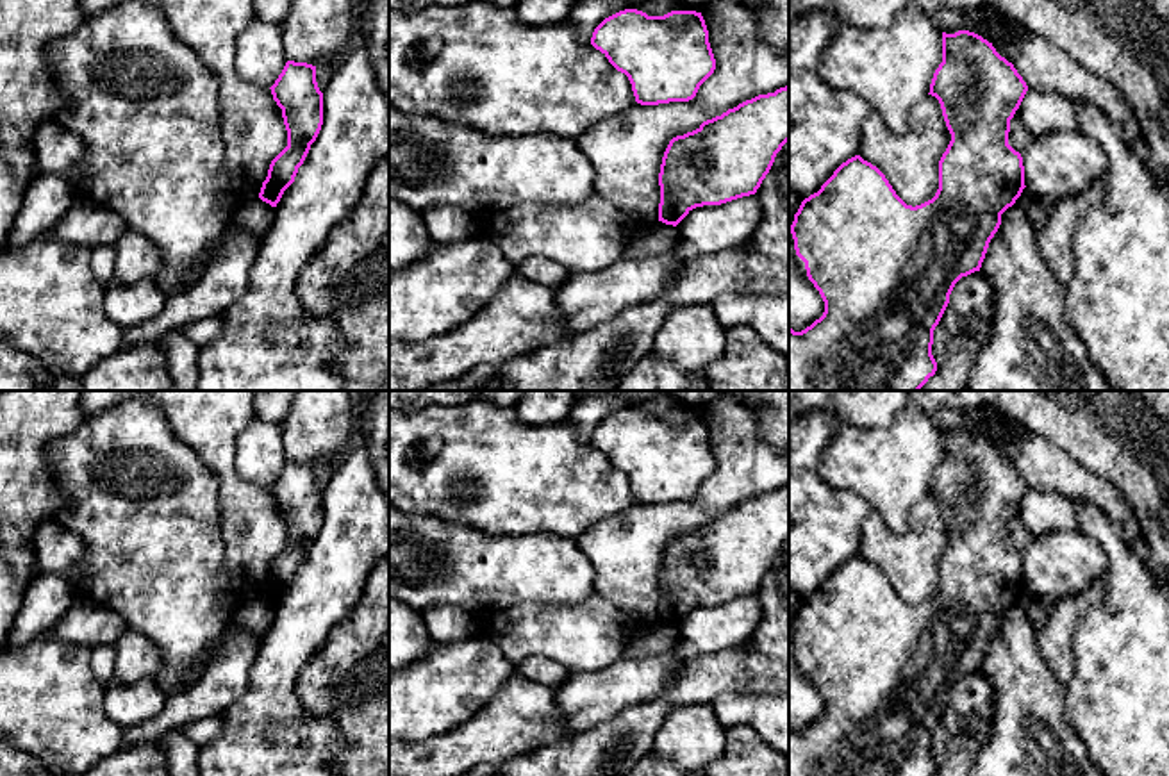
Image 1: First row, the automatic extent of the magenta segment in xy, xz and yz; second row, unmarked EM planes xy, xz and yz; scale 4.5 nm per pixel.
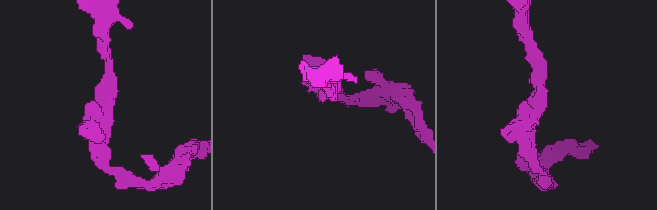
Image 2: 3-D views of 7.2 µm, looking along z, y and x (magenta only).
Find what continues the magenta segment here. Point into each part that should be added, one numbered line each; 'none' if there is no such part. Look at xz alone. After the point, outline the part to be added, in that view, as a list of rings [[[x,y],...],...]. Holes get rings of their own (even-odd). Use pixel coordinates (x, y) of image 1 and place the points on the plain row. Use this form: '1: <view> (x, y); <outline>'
none

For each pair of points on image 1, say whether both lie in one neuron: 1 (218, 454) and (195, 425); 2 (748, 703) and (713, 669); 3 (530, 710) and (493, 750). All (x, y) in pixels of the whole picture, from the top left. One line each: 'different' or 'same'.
1: same
2: different
3: same

